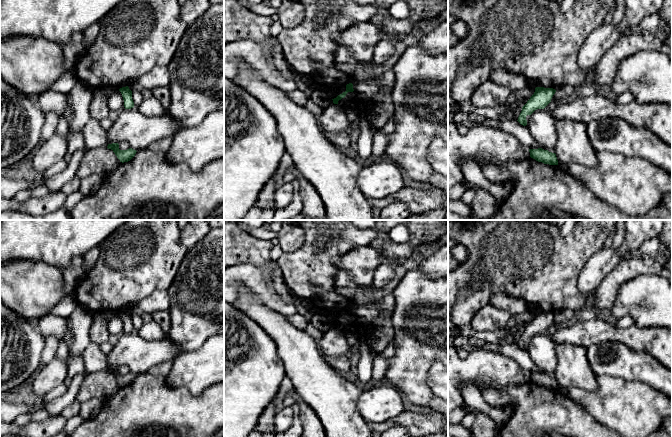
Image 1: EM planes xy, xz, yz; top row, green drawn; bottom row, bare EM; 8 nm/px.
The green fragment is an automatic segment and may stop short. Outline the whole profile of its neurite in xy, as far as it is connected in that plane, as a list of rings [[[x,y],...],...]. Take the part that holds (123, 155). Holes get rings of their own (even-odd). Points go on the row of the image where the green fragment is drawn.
[[[118,143],[108,144],[107,148],[111,149],[122,163],[130,161],[137,152],[132,148],[129,148],[127,150],[120,150]]]

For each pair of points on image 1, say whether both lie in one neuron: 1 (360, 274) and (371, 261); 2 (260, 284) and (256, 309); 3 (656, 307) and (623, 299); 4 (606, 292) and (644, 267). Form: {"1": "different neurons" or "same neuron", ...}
{"1": "same neuron", "2": "different neurons", "3": "same neuron", "4": "same neuron"}

